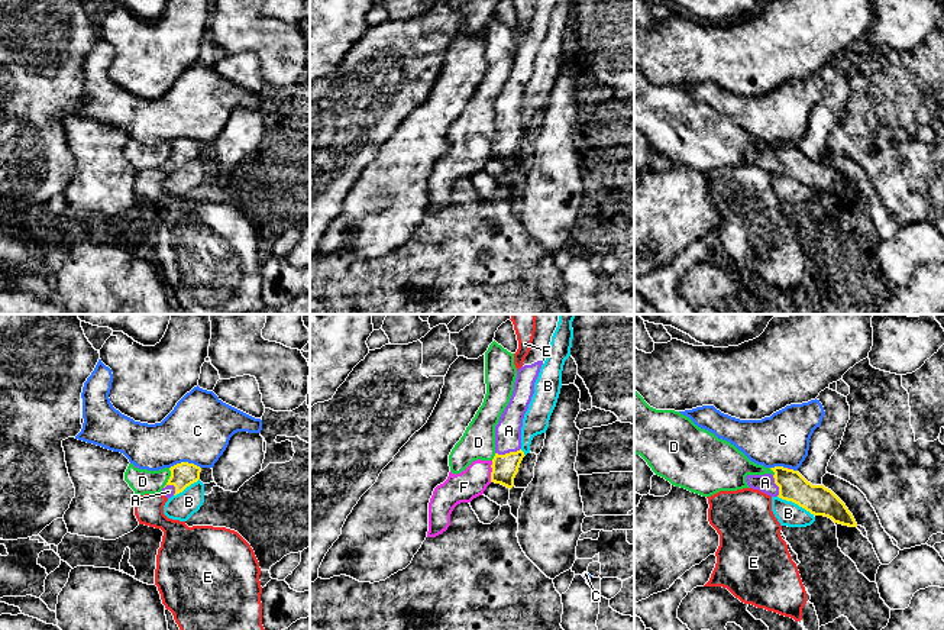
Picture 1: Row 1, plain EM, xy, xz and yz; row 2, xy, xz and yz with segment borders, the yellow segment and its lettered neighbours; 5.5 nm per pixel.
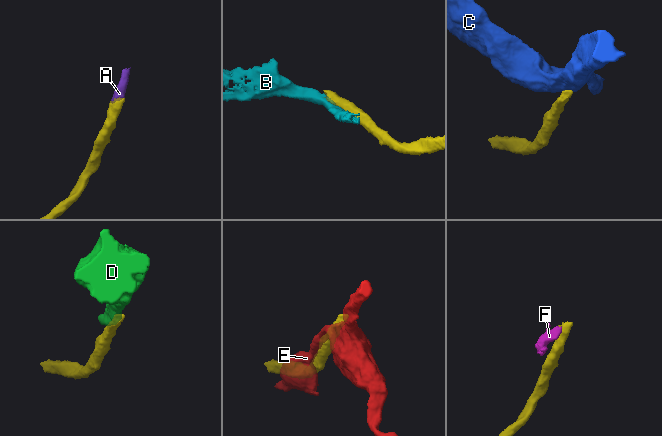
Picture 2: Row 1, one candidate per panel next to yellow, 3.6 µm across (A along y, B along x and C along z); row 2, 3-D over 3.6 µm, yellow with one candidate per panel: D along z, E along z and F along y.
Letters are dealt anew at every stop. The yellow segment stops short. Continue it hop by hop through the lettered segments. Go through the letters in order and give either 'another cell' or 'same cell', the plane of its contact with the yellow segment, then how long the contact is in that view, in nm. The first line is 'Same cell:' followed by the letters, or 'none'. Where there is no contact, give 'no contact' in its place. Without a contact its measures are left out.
Same cell: A
A: same cell | xz | 150 nm
B: another cell | yz | 240 nm
C: another cell | xy | 180 nm
D: another cell | xy | 120 nm
E: another cell | no contact
F: another cell | xz | 120 nm

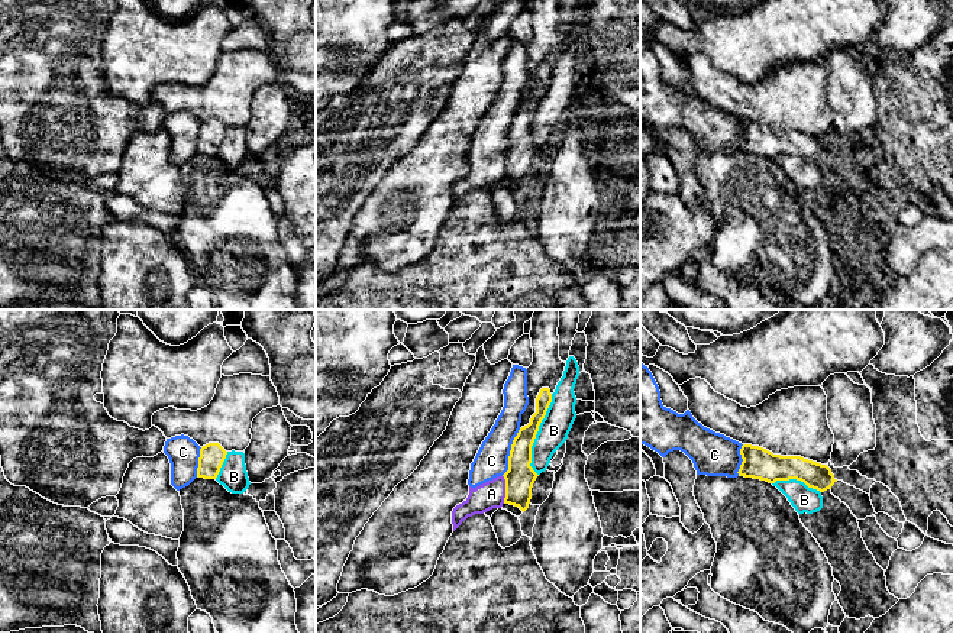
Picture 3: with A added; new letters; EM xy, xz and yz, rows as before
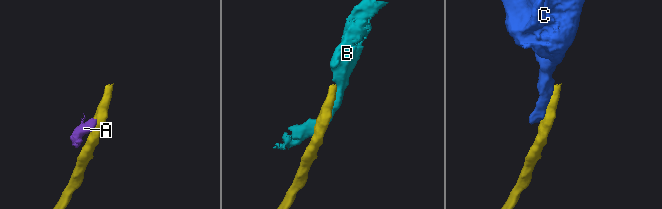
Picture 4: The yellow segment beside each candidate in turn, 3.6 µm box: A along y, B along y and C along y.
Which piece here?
Same cell: none
A: another cell | xz | 160 nm
B: another cell | xz | 460 nm
C: another cell | xz | 280 nm

